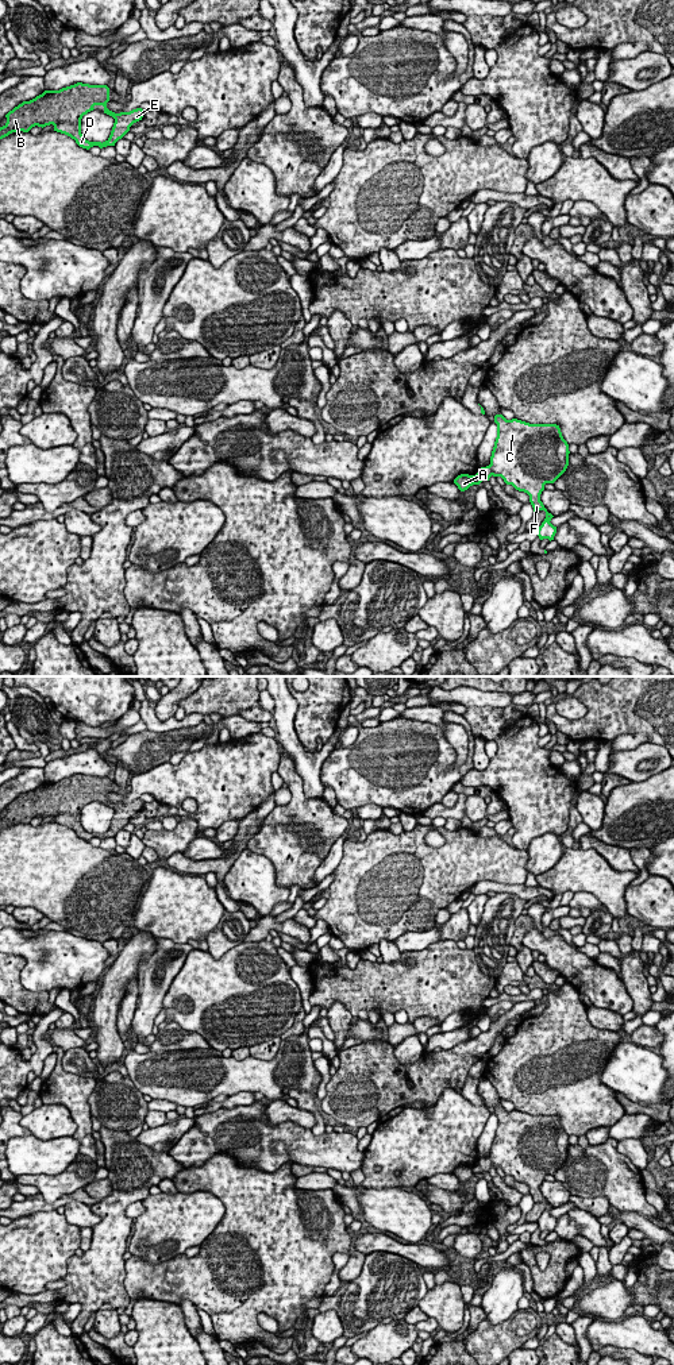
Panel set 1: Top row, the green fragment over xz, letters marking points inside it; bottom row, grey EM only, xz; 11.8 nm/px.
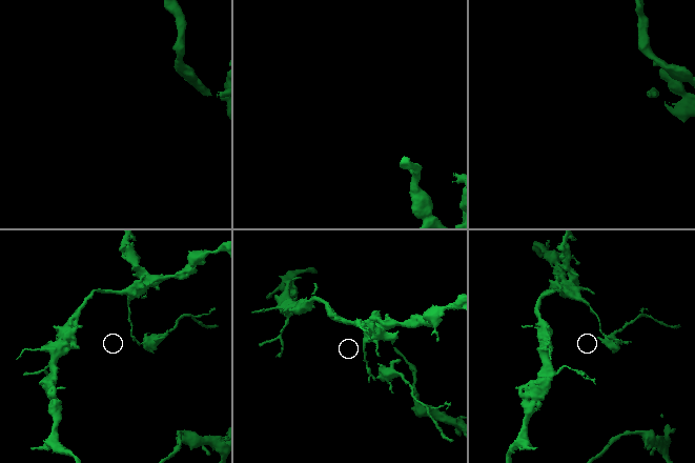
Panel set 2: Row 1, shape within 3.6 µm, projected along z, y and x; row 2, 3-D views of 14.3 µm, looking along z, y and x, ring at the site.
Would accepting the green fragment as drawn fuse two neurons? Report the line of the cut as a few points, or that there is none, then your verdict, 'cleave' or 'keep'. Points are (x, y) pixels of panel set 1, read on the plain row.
cut xz (472, 1167), (476, 1175); cleave

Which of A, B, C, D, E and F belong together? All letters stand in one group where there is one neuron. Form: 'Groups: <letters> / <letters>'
Groups: A B D E / C F

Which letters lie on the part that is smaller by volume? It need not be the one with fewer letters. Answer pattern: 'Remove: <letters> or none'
Remove: C, F

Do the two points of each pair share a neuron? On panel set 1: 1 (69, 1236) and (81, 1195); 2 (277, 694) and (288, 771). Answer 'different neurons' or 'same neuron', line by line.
1: different neurons
2: different neurons

